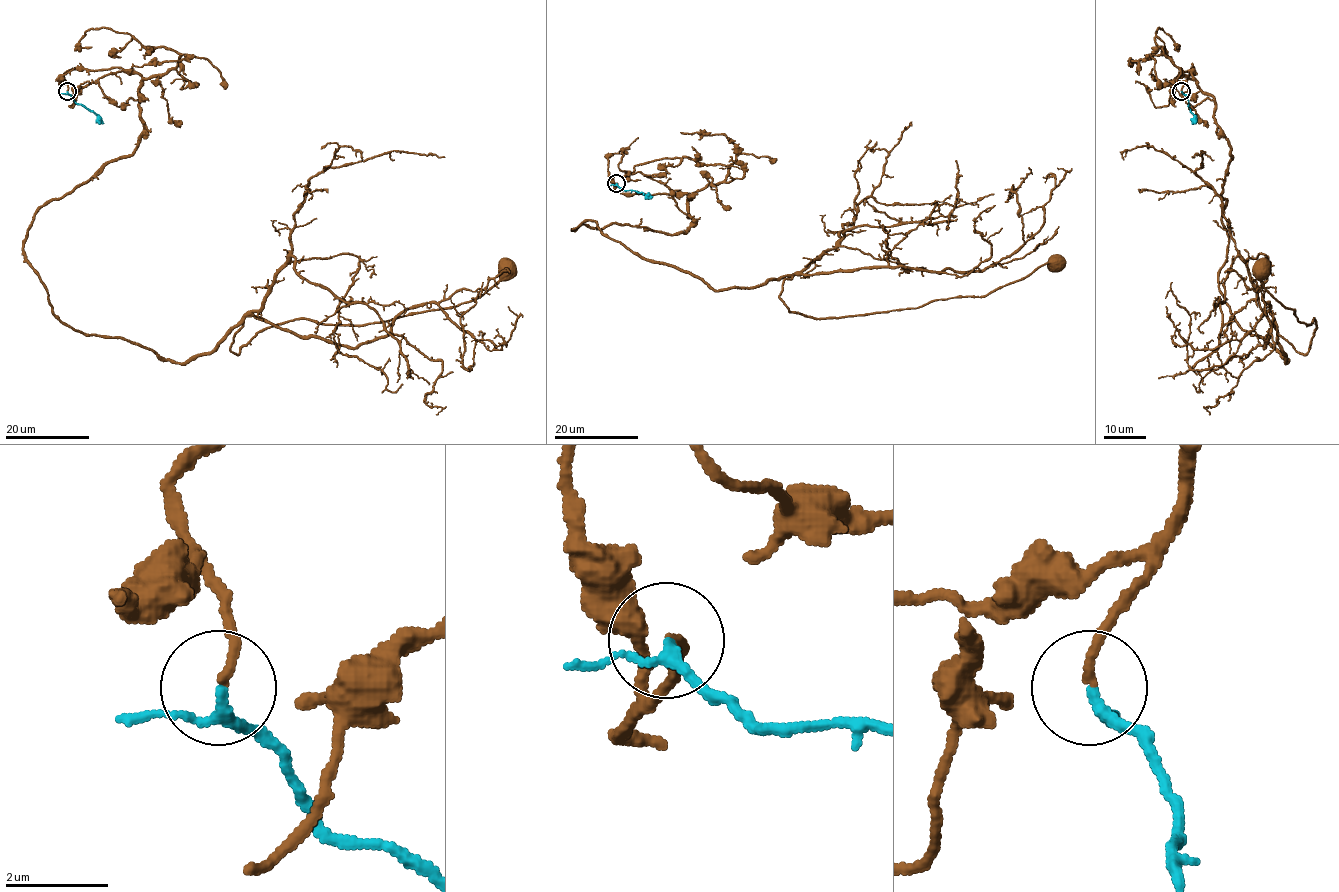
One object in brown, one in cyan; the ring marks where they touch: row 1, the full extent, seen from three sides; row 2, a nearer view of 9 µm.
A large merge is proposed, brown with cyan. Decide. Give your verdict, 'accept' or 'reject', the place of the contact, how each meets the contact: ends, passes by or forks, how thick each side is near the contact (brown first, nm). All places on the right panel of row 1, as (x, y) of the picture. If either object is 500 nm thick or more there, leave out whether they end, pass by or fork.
accept; place (1181, 91); brown ends; cyan passes by; calibres 170 and 180 nm

